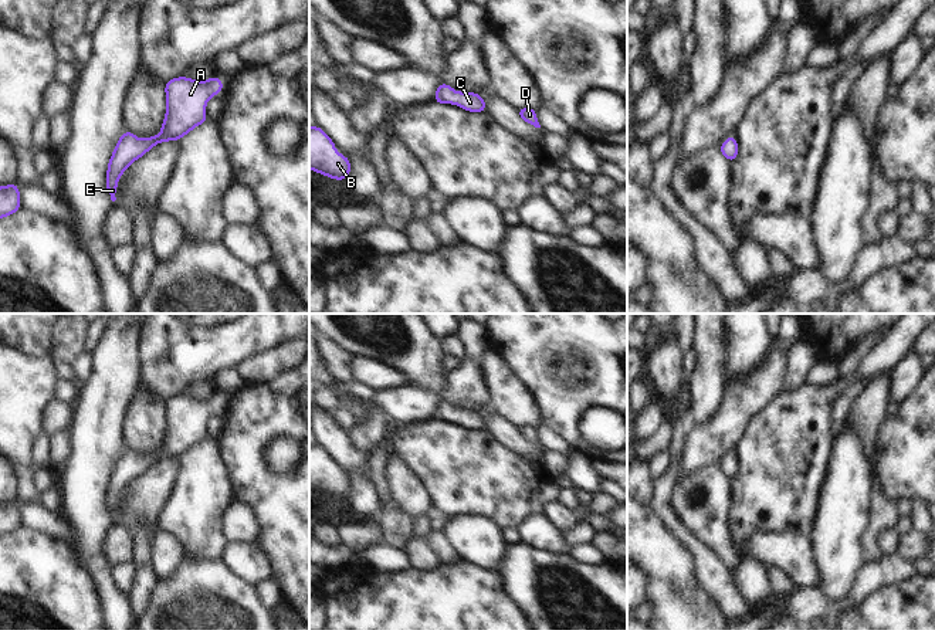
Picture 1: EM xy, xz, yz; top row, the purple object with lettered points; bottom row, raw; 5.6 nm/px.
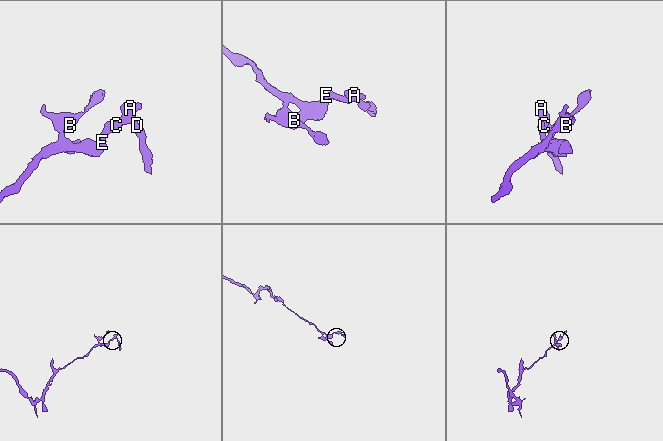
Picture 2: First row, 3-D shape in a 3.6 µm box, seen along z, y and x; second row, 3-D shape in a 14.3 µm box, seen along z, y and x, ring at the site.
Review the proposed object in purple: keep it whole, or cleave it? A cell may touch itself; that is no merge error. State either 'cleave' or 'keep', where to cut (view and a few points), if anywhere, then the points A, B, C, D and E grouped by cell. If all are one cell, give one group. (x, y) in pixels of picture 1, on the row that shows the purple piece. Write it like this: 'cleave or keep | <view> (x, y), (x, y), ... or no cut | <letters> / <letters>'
keep | no cut | A B C D E

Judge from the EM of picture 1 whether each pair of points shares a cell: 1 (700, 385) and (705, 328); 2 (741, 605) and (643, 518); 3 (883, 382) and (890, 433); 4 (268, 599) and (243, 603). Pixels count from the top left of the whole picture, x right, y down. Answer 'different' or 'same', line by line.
1: same
2: different
3: different
4: different

